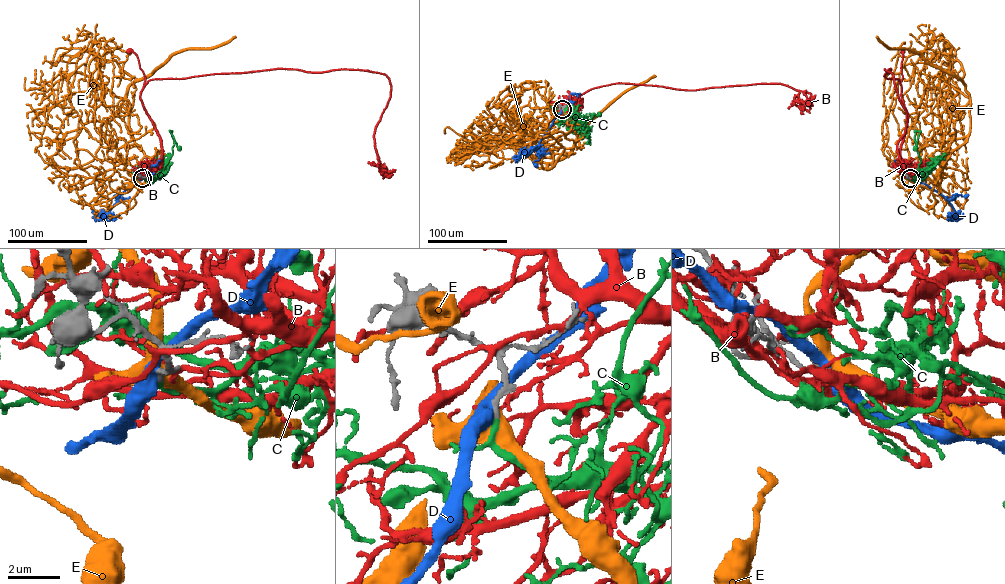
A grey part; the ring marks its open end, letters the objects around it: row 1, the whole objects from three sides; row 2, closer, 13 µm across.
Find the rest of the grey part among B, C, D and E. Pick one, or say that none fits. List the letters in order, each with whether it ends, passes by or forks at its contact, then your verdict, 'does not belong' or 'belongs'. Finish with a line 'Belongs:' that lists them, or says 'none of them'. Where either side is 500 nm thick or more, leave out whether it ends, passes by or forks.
B: it passes by; does not belong
C: it passes by; belongs
D: it passes by; does not belong
E: it forks; does not belong
Belongs: C

